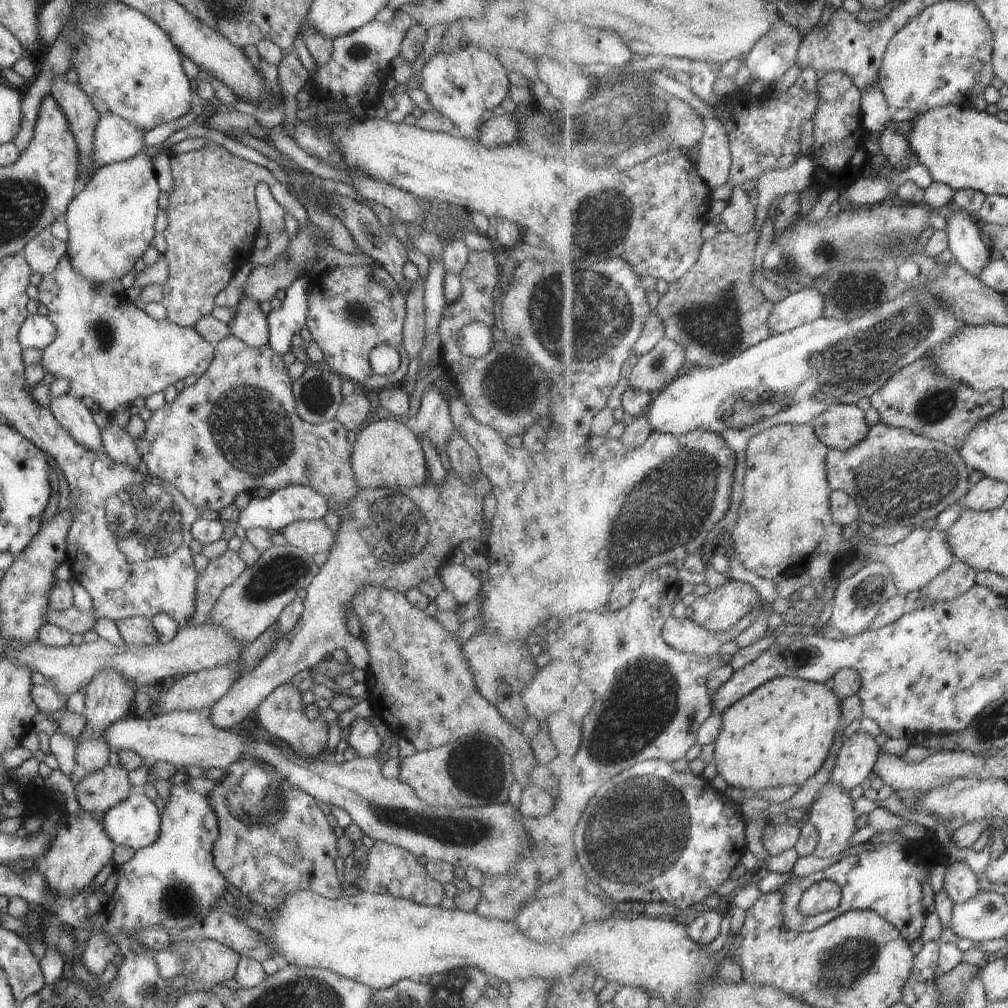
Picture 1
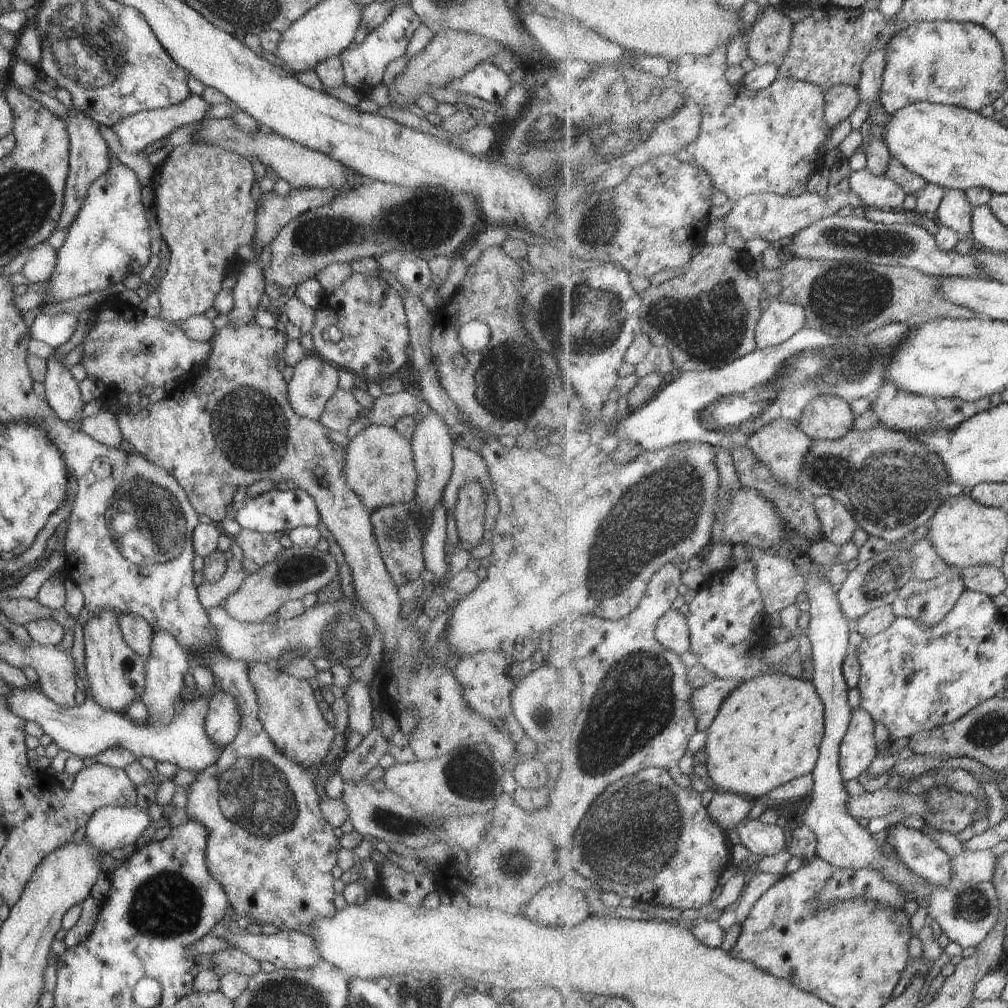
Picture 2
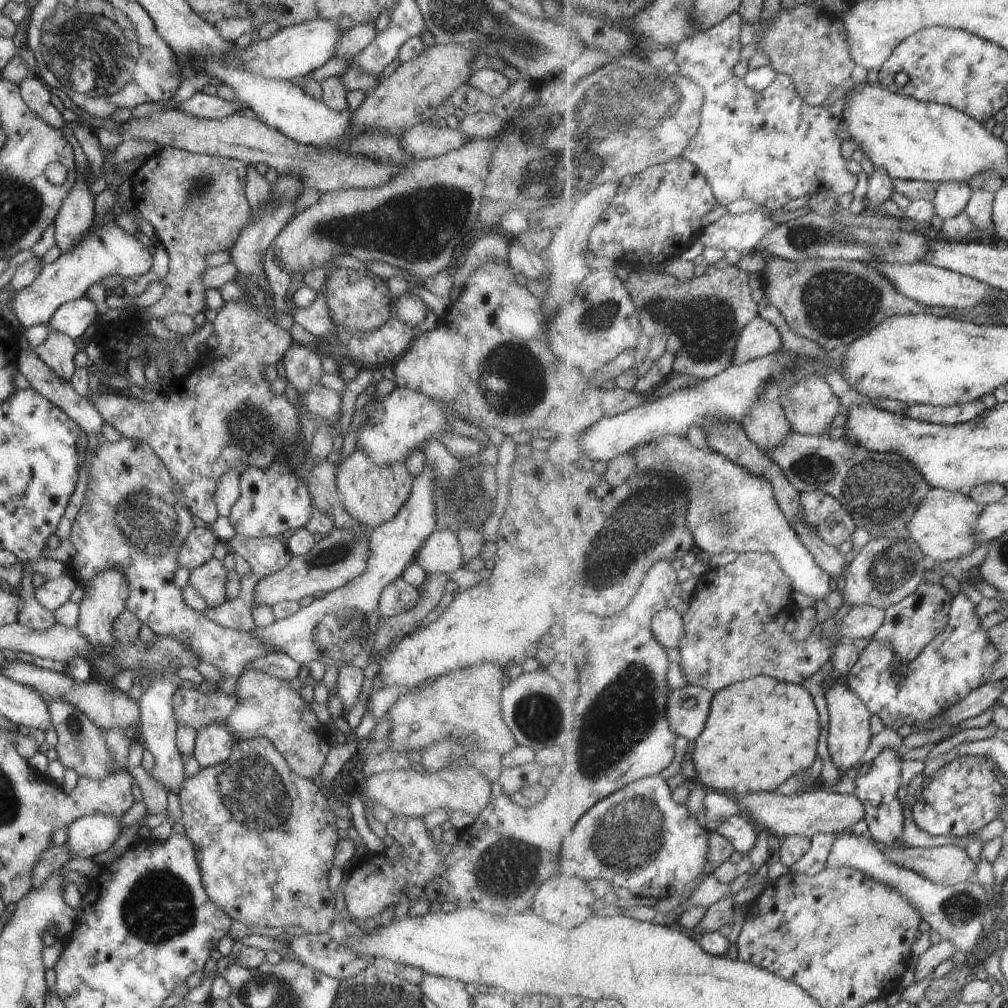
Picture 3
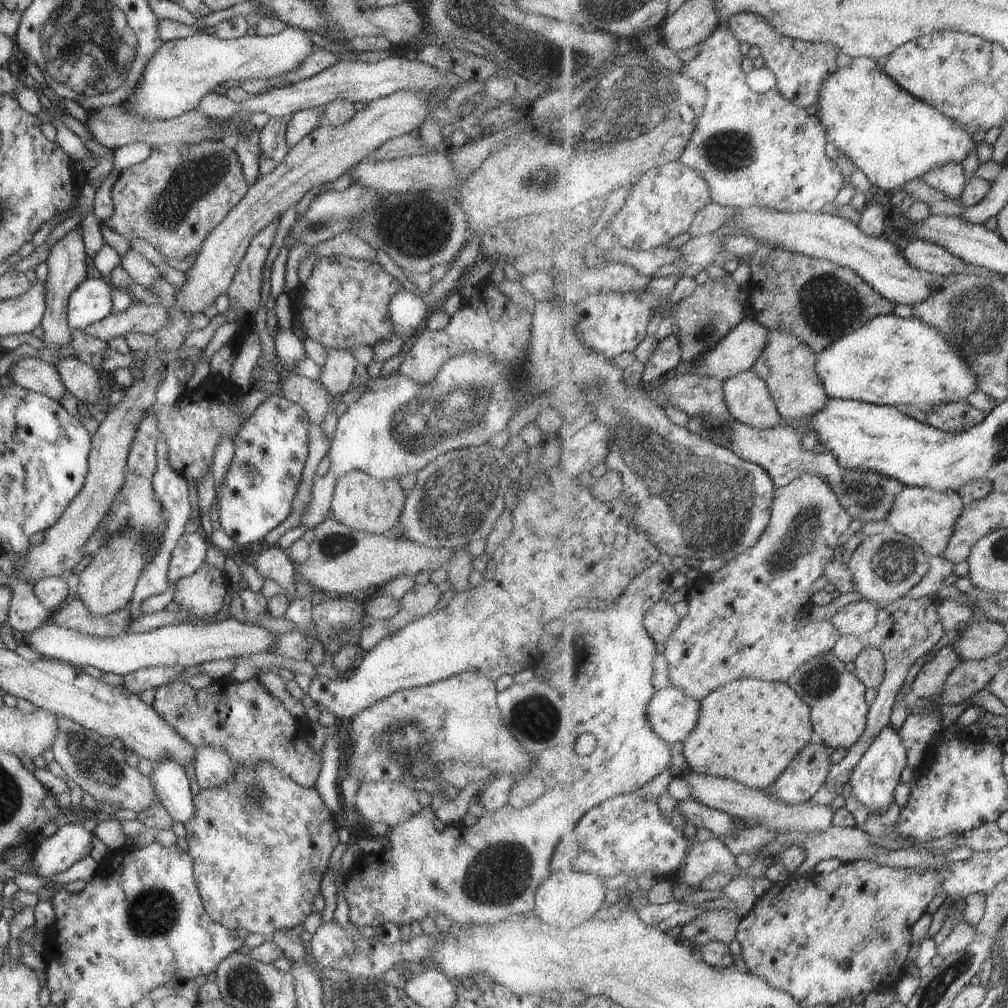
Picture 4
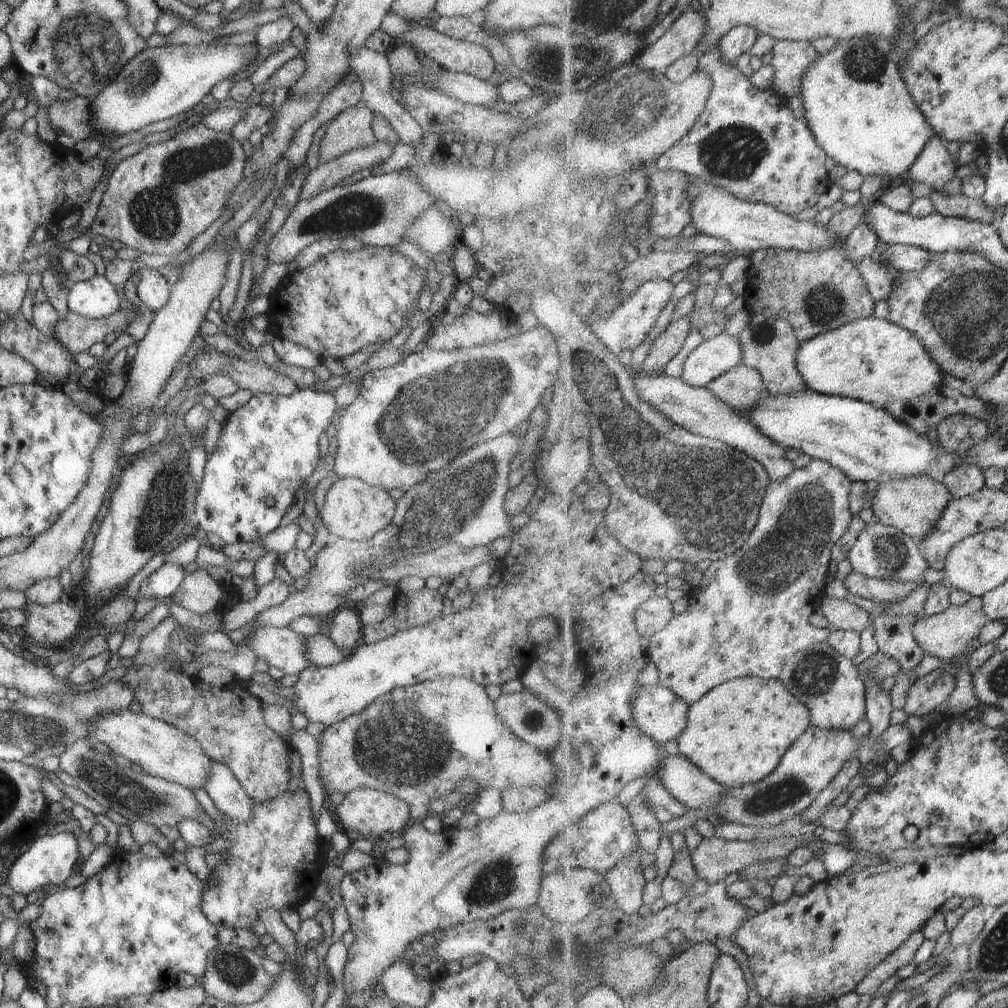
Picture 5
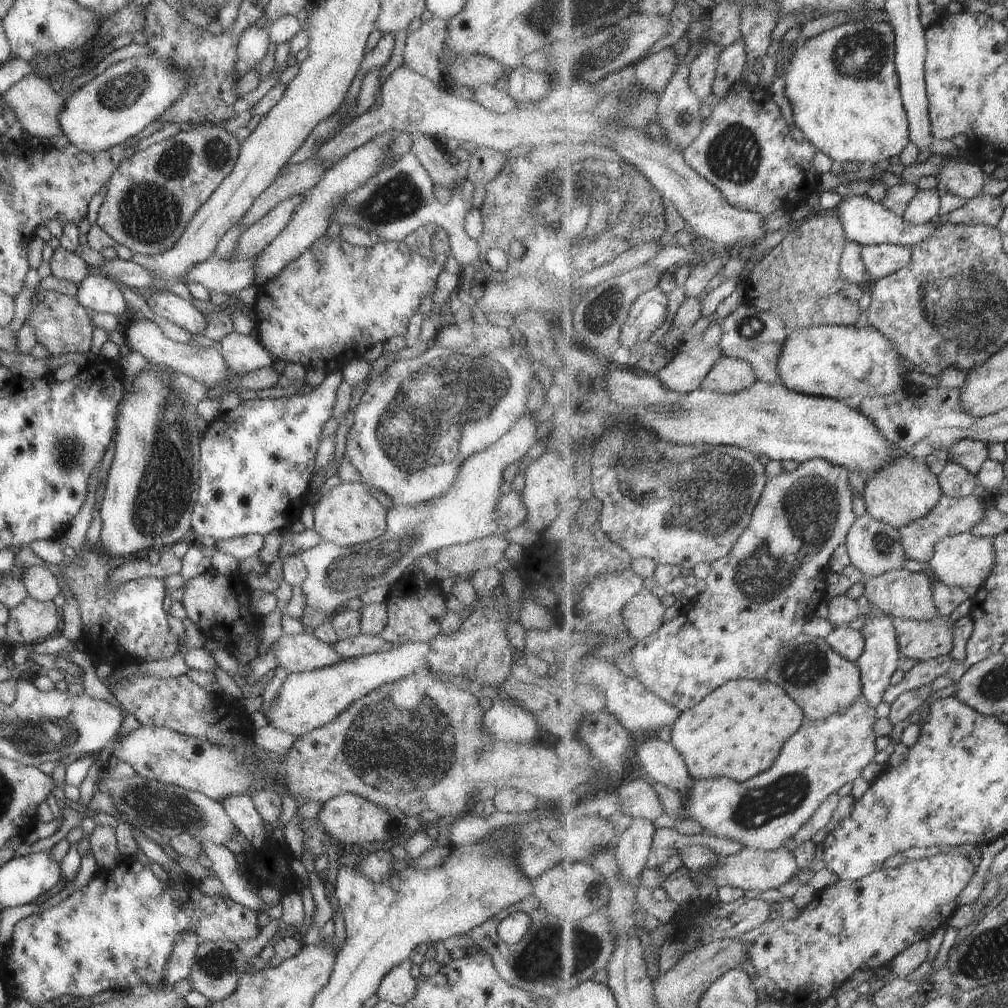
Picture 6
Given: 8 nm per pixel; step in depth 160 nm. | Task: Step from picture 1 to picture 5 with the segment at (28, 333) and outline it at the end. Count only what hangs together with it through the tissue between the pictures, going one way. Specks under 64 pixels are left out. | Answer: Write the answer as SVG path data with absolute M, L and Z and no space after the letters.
M94 275L67 289L67 310L83 318L109 317L118 308L118 290L104 276Z

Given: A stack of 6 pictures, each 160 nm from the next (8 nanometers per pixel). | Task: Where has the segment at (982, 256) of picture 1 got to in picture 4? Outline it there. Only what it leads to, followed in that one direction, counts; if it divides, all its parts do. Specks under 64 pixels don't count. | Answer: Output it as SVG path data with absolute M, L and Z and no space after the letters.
M951 163L934 168L934 171L924 174L919 179L955 200L961 200L968 187L967 176L963 172L961 163Z

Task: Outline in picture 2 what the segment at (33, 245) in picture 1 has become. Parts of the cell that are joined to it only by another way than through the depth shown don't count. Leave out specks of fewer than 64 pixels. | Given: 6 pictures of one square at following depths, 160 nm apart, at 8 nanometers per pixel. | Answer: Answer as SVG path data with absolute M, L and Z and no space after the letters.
M45 241L31 249L19 273L29 284L46 282L55 262L56 252Z

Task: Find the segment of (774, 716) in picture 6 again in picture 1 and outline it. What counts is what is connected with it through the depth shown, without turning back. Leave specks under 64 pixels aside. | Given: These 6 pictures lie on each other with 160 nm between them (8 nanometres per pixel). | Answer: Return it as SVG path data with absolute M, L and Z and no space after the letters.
M774 678L724 712L723 728L714 742L717 774L733 792L759 792L789 784L801 787L825 764L841 716L841 703L827 683Z

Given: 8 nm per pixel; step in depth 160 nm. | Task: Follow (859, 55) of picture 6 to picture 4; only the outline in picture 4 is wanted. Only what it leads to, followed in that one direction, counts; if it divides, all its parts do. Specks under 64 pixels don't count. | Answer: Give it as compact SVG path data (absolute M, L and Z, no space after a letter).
M857 57L848 67L839 67L822 84L817 104L815 116L820 120L828 142L836 147L839 156L848 156L868 176L874 192L901 190L904 184L921 178L934 168L963 162L977 146L966 127L907 92L873 57Z

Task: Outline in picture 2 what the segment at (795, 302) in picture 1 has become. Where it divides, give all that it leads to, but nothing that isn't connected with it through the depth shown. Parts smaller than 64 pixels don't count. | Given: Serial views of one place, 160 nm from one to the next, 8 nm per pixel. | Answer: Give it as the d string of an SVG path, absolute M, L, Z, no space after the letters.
M771 297L756 330L758 348L779 346L805 328L806 312L801 305L784 303Z

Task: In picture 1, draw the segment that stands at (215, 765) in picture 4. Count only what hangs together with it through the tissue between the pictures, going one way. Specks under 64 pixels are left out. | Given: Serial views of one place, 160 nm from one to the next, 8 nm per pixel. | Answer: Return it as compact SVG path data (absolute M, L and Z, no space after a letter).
M451 468L446 471L441 486L433 486L430 480L411 488L359 489L355 496L348 501L346 509L339 521L336 540L329 548L329 554L323 565L319 567L313 580L304 589L306 590L303 610L300 619L286 635L283 635L273 647L260 659L256 666L236 678L230 688L225 691L211 706L209 706L209 721L214 727L228 731L231 726L239 724L249 712L256 710L259 703L274 688L286 683L304 668L311 668L323 659L325 654L333 649L343 649L348 655L353 667L366 670L370 656L364 642L358 637L352 637L345 627L345 609L351 608L350 598L363 586L371 585L396 590L404 593L407 589L417 586L421 580L432 577L442 567L451 548L465 538L479 538L482 528L481 502L483 496L490 491L488 478L479 472L469 483L463 481Z

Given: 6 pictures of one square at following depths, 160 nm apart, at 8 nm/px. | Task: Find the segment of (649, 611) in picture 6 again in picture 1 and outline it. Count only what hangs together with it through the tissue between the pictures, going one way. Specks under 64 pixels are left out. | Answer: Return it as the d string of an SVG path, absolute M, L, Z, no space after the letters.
M749 613L730 631L716 633L708 631L694 620L687 618L687 616L671 616L664 624L662 635L673 648L680 650L682 653L714 657L718 654L719 648L723 646L724 642L734 641L737 634L747 630L753 622L755 622L755 617Z

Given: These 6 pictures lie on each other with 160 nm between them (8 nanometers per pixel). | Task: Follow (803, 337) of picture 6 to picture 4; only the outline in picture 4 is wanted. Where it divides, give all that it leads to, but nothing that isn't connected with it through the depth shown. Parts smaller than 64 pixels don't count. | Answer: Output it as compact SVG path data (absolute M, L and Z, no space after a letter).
M881 315L868 320L861 328L852 331L817 354L816 371L830 398L855 399L876 405L900 408L905 404L925 407L933 404L963 401L979 390L976 376L965 359L936 328L913 319Z

